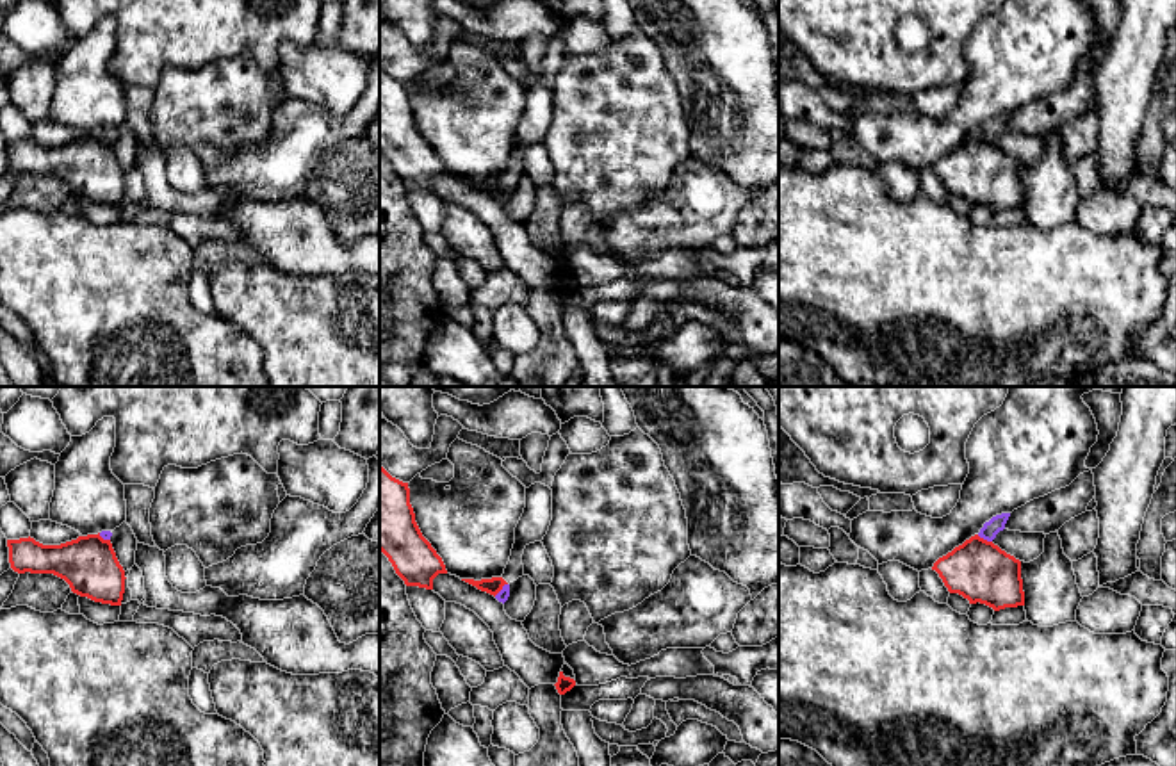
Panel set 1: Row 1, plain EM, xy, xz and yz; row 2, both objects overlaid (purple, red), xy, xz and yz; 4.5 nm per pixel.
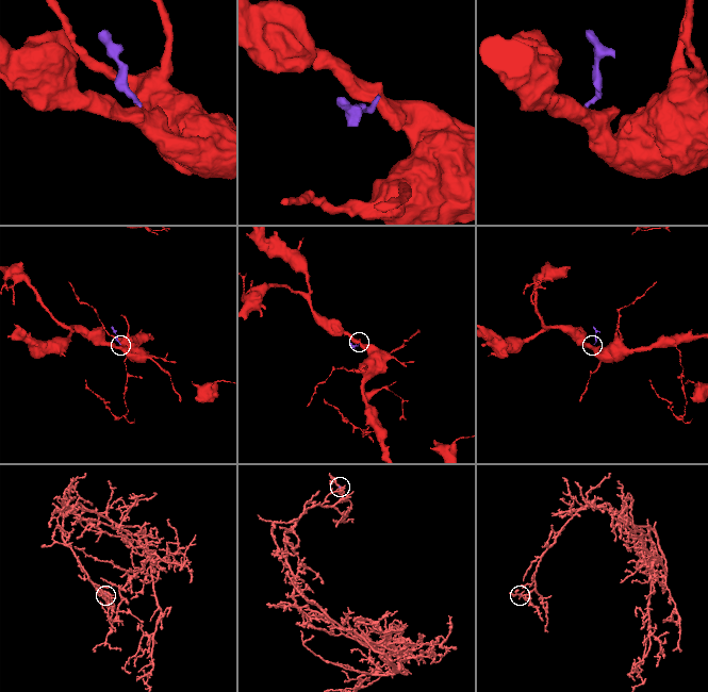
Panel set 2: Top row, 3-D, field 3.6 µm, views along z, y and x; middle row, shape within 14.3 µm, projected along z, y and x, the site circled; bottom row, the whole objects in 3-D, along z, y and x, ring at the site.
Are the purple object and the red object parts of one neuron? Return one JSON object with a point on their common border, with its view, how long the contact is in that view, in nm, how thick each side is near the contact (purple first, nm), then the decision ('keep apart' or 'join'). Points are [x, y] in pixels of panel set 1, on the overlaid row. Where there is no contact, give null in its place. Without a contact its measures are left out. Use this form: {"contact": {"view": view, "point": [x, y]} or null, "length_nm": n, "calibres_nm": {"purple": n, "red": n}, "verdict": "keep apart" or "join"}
{"contact": {"view": "yz", "point": [984, 538]}, "length_nm": 80, "calibres_nm": {"purple": 70, "red": 280}, "verdict": "keep apart"}

